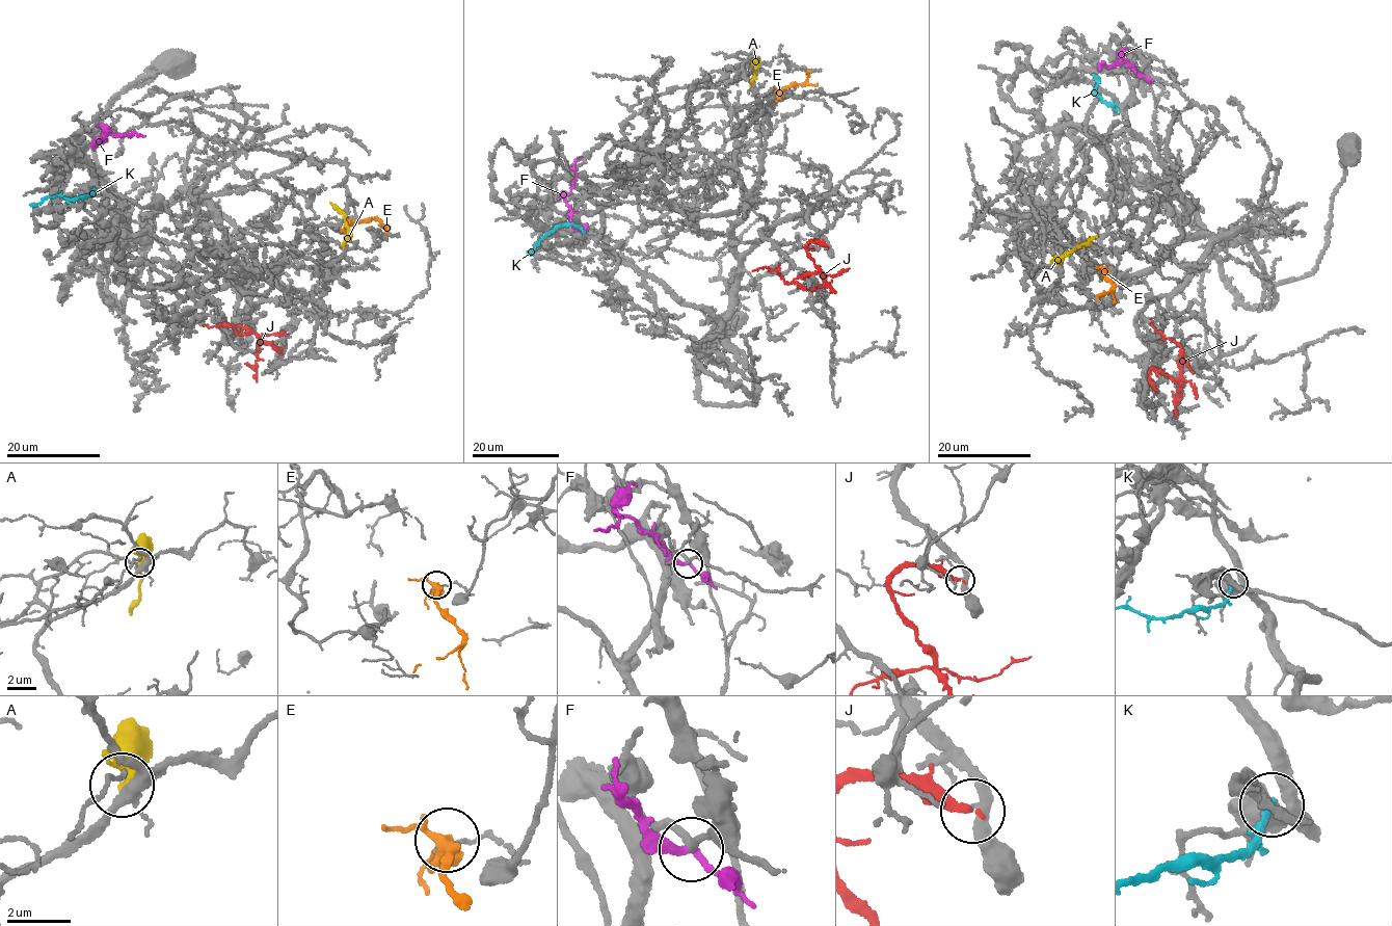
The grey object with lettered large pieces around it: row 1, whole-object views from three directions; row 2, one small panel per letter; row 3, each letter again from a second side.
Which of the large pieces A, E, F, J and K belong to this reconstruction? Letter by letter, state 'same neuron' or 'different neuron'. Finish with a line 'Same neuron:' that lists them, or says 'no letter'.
A: different neuron
E: different neuron
F: different neuron
J: different neuron
K: different neuron
Same neuron: no letter

